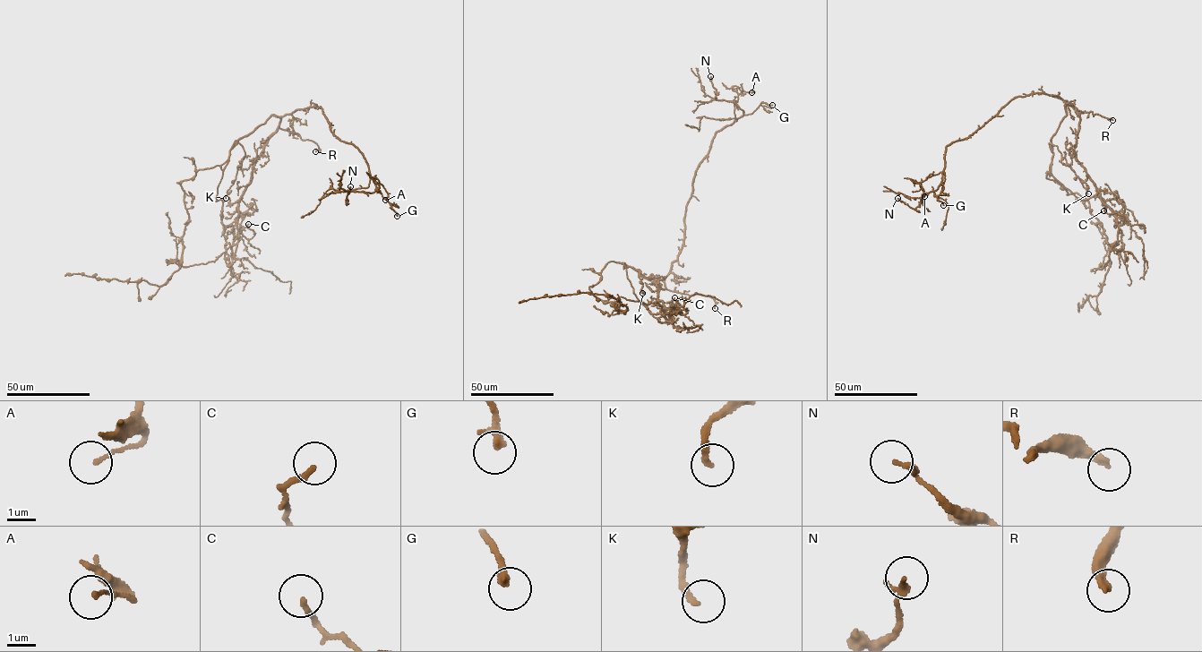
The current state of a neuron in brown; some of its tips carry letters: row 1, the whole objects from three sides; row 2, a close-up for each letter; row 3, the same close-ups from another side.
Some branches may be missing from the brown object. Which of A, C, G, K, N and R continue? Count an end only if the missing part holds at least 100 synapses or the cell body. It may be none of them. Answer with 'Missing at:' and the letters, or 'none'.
Missing at: R

